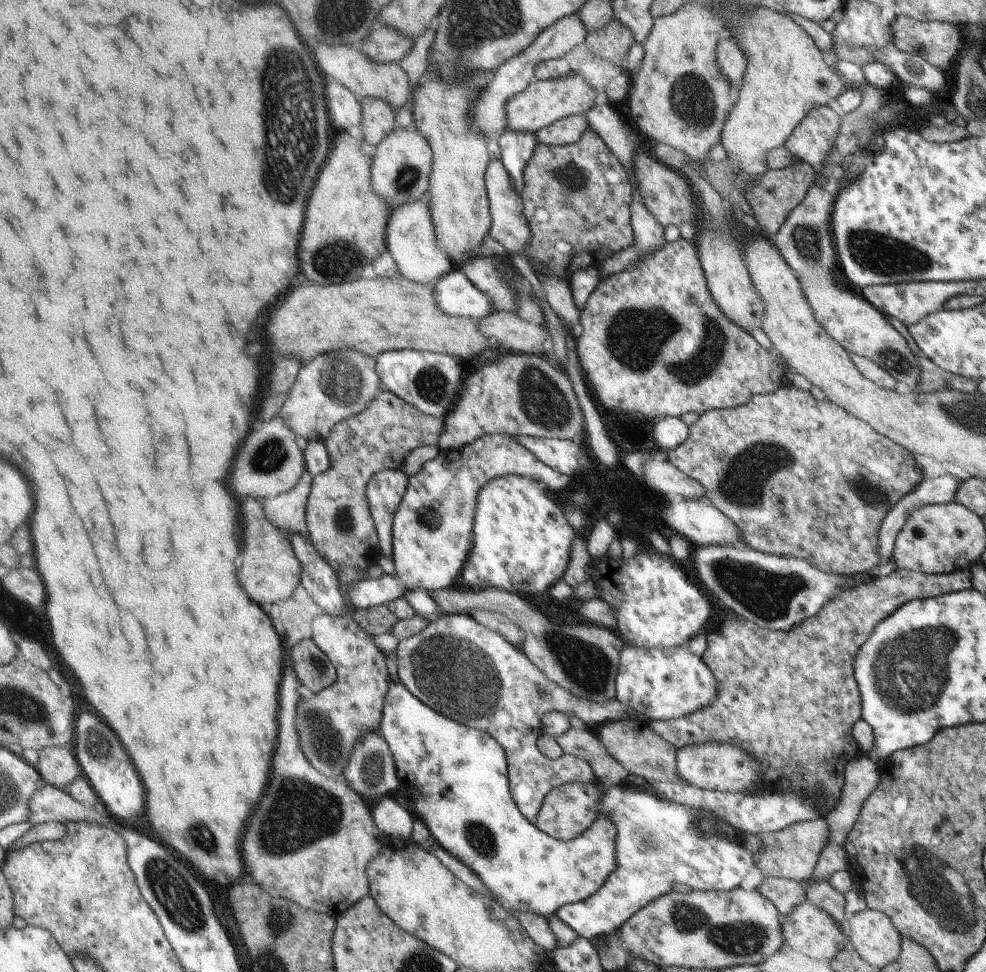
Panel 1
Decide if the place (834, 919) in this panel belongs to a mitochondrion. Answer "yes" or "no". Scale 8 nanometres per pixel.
no

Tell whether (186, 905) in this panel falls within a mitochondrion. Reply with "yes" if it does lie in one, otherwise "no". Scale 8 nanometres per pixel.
yes

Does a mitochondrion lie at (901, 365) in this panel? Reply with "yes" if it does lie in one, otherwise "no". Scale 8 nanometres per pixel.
yes

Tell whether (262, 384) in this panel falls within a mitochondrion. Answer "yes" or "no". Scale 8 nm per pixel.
no

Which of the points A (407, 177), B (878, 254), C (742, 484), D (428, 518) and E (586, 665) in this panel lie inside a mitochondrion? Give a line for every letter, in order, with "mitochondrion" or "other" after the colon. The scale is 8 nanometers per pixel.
A: mitochondrion
B: mitochondrion
C: mitochondrion
D: mitochondrion
E: mitochondrion

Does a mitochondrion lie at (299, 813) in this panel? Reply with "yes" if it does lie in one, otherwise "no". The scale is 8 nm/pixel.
yes

